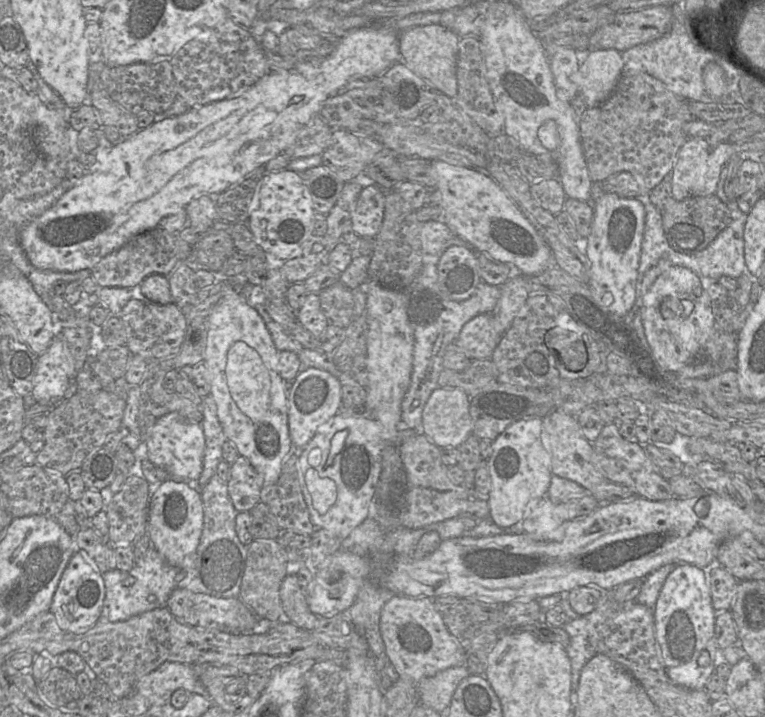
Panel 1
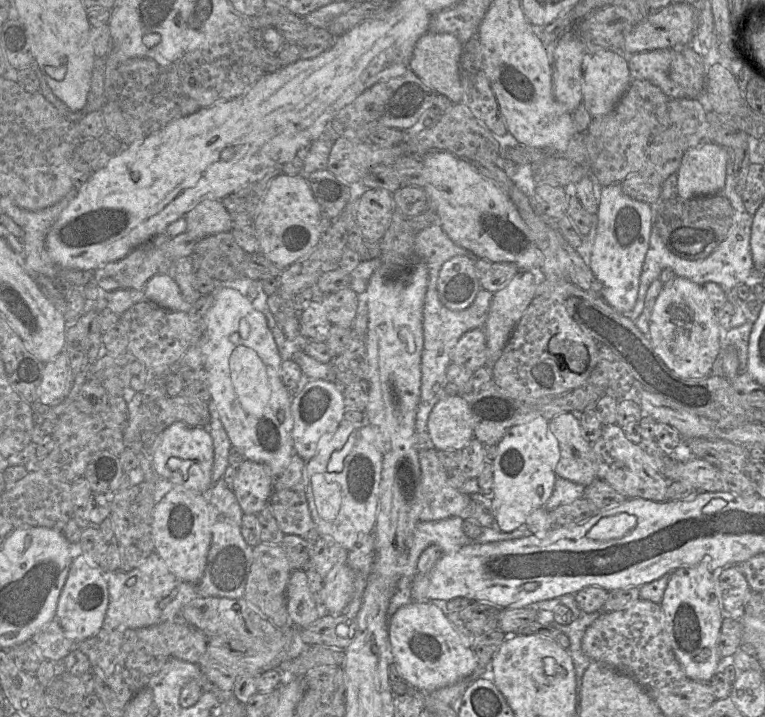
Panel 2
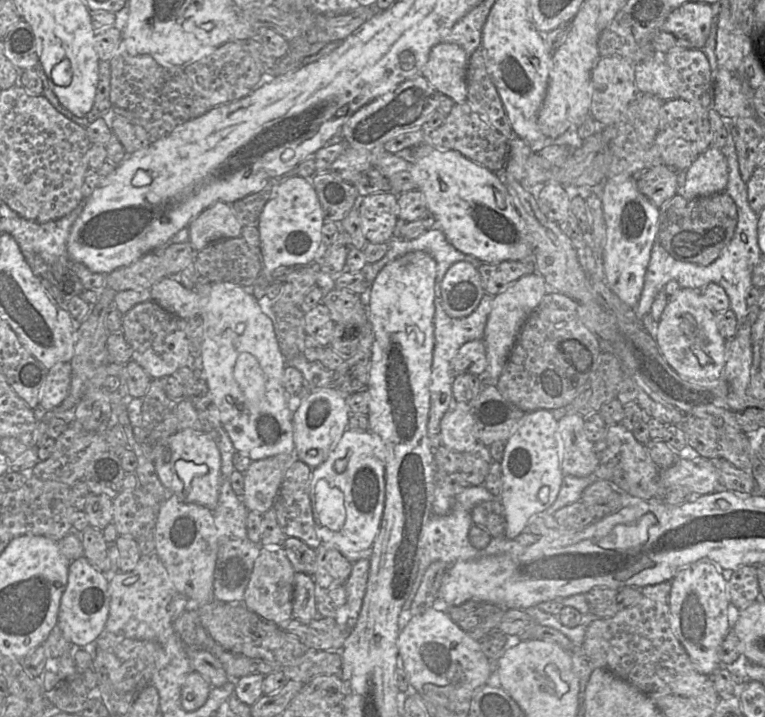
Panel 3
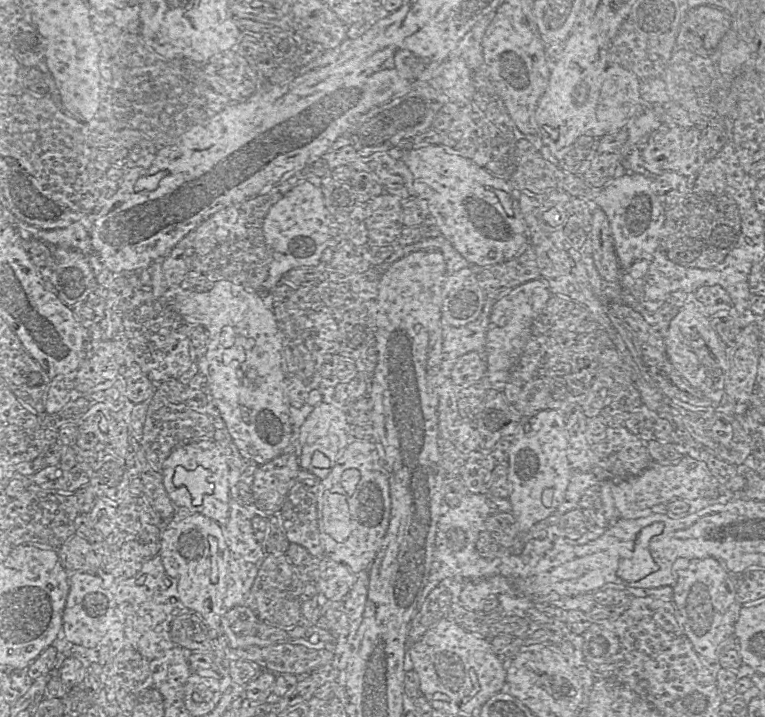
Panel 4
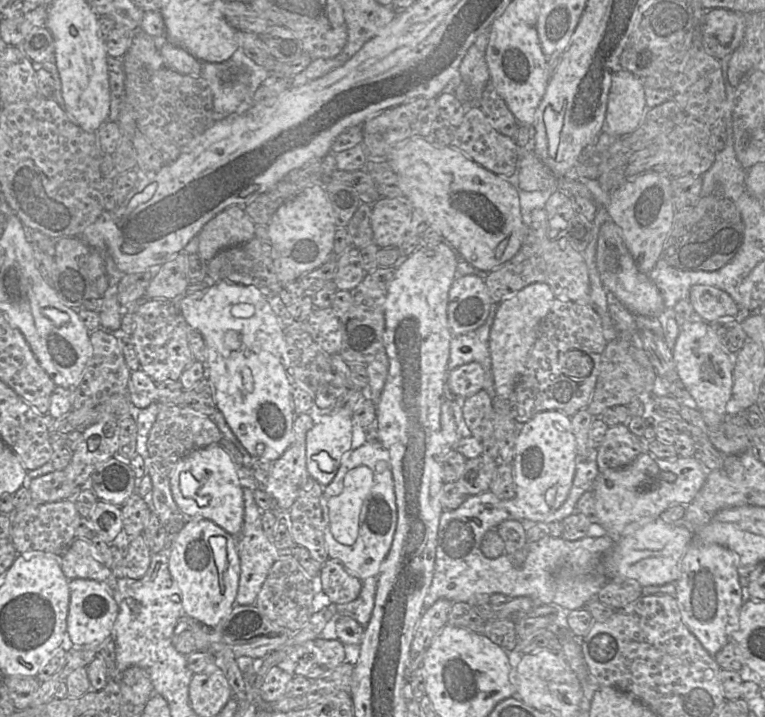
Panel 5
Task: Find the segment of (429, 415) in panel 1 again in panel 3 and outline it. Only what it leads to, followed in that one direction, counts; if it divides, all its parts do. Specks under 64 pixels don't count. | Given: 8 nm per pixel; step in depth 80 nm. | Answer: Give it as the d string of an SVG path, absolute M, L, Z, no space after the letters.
M455 402L440 422L442 445L457 451L466 452L478 441L475 434L475 420L467 403Z

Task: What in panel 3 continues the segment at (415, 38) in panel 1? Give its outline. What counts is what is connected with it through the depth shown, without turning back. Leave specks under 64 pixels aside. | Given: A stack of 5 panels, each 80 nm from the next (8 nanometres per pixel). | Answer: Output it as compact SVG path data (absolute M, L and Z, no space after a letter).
M440 42L431 49L429 59L422 69L422 76L434 89L450 97L455 103L464 103L467 99L468 58L459 45Z

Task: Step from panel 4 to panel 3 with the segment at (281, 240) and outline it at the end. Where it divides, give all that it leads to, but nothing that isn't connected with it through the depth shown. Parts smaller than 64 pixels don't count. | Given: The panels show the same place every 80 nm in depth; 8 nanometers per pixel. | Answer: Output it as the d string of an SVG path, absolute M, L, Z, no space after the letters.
M291 176L273 186L272 194L261 212L257 228L260 235L262 271L252 286L258 300L266 295L268 274L281 266L302 267L314 262L322 241L325 218L310 178Z

